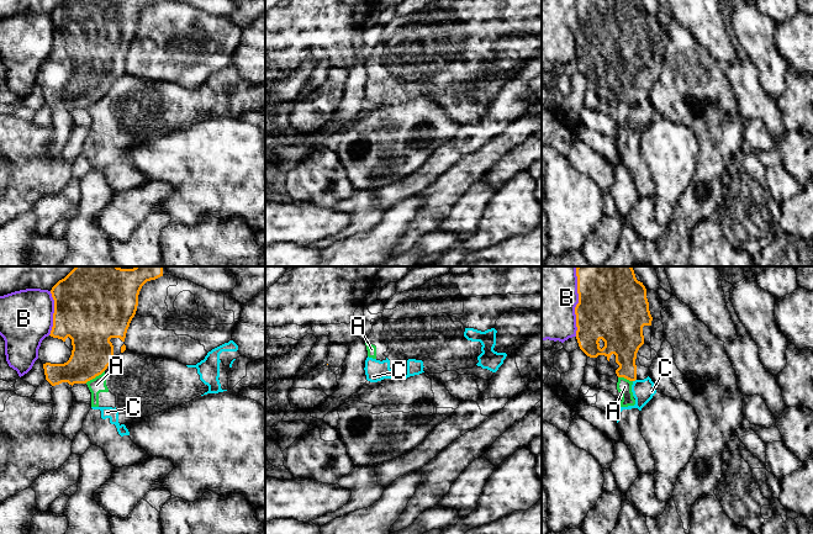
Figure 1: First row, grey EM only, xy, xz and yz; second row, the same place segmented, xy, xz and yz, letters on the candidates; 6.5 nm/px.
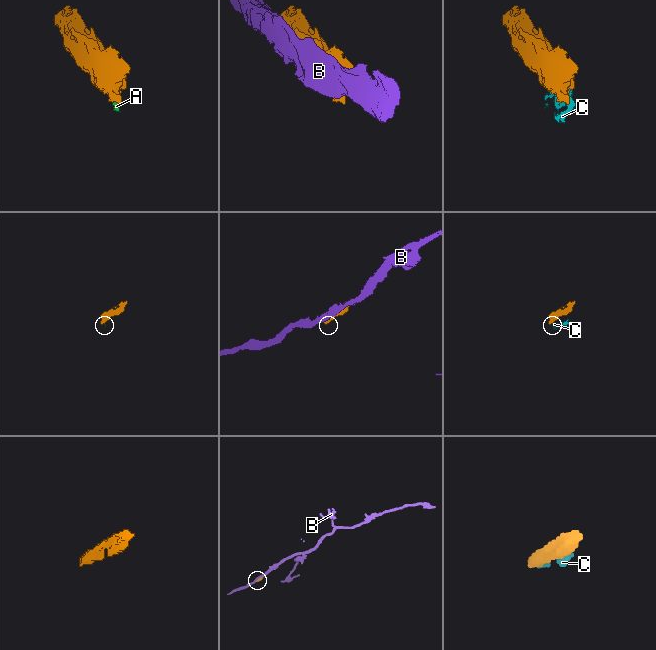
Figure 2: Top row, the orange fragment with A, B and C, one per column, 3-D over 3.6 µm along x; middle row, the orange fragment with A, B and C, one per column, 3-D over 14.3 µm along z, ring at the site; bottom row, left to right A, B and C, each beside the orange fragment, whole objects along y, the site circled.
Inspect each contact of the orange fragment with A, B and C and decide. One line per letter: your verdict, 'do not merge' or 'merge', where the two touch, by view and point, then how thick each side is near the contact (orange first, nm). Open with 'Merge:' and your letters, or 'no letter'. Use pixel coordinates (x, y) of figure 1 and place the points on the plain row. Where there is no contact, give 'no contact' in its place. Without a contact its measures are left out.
Merge: no letter
A: do not merge; meets orange in xy at (94, 101); 260 nm thick on the orange side, 100 nm on the other
B: do not merge; meets orange in yz at (576, 30); 440 nm thick on the orange side, 420 nm on the other
C: do not merge; meets orange in yz at (634, 104); 200 nm thick on the orange side, 140 nm on the other

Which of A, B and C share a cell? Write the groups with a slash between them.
A C / B

